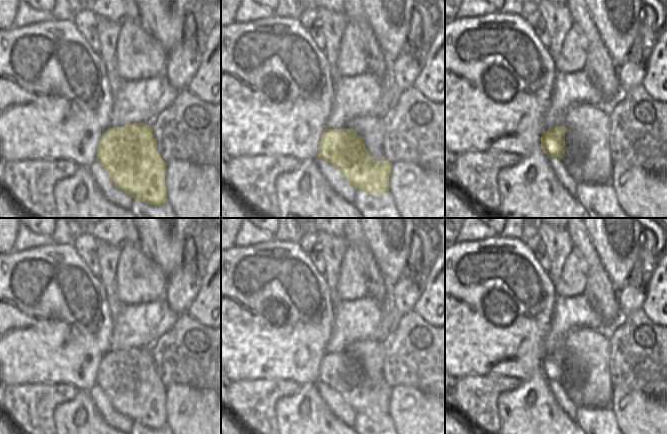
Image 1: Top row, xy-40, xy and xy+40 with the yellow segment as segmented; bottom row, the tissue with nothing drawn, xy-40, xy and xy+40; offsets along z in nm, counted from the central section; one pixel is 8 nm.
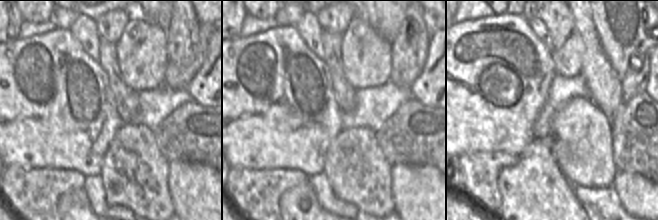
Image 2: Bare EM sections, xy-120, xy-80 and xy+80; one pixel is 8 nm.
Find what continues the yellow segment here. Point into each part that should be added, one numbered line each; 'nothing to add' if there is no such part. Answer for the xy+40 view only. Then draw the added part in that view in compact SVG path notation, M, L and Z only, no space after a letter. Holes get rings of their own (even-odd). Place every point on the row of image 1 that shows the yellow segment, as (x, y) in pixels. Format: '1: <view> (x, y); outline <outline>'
nothing to add

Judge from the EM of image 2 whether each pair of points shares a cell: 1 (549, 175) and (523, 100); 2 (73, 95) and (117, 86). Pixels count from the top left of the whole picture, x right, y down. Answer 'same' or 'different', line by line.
1: different
2: different

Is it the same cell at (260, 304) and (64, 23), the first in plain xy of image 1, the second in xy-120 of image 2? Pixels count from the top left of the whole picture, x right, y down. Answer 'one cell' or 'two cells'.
two cells

